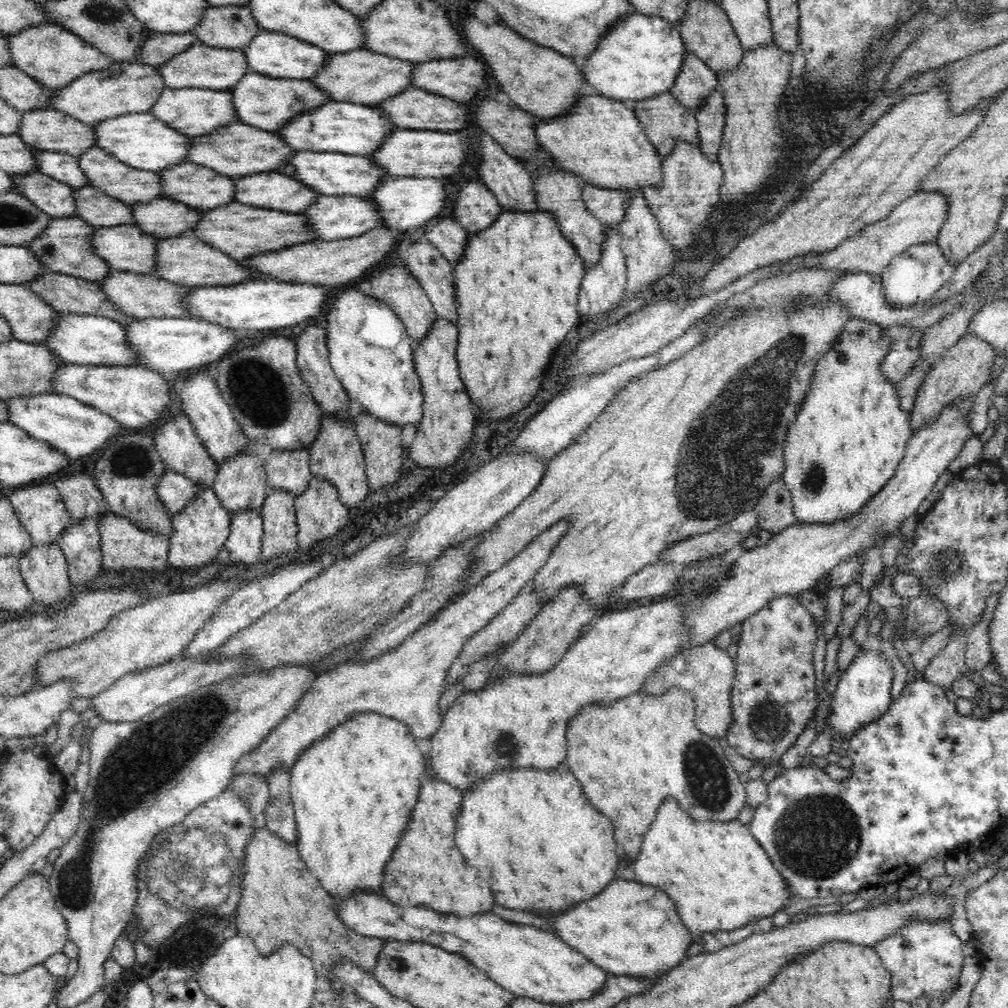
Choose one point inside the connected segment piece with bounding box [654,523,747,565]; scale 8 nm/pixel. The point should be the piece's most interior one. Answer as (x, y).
(718, 542)

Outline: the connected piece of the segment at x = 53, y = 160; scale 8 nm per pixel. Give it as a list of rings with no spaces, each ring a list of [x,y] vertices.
[[[36,150],[33,153],[38,173],[60,180],[73,189],[89,185],[78,165],[78,158],[56,151]]]

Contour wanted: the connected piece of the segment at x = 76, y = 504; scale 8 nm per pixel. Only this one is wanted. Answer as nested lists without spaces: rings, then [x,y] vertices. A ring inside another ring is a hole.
[[[79,473],[71,476],[63,474],[52,480],[57,486],[66,509],[74,520],[84,517],[99,518],[99,514],[109,509],[96,480]]]

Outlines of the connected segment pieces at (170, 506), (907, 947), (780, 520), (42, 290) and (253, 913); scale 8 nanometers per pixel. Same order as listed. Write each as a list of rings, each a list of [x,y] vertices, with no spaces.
[[[168,468],[156,481],[156,497],[166,511],[175,515],[190,504],[190,500],[196,496],[198,485],[188,477]]]
[[[910,920],[899,931],[879,940],[875,949],[892,976],[894,1000],[911,1003],[920,996],[936,1000],[944,998],[949,991],[956,991],[964,964],[964,945],[949,922]]]
[[[783,479],[771,482],[764,491],[764,496],[754,510],[759,512],[760,528],[775,534],[792,526],[796,522],[793,499]]]
[[[44,271],[43,275],[38,275],[35,279],[25,282],[23,285],[60,313],[80,313],[82,316],[94,315],[108,317],[122,326],[136,320],[136,318],[123,316],[117,308],[114,308],[96,281],[81,279],[80,277],[73,277],[60,272]]]
[[[267,827],[256,828],[249,836],[250,842],[244,850],[244,873],[247,874],[240,888],[240,904],[234,912],[236,927],[242,938],[250,937],[262,956],[270,956],[277,948],[290,944],[304,956],[310,957],[317,970],[317,977],[332,982],[330,971],[338,961],[352,961],[362,967],[365,972],[374,976],[377,956],[380,954],[382,939],[364,936],[348,928],[338,917],[338,905],[334,897],[328,893],[312,875],[306,863],[301,860],[296,844],[289,844],[274,835]]]

